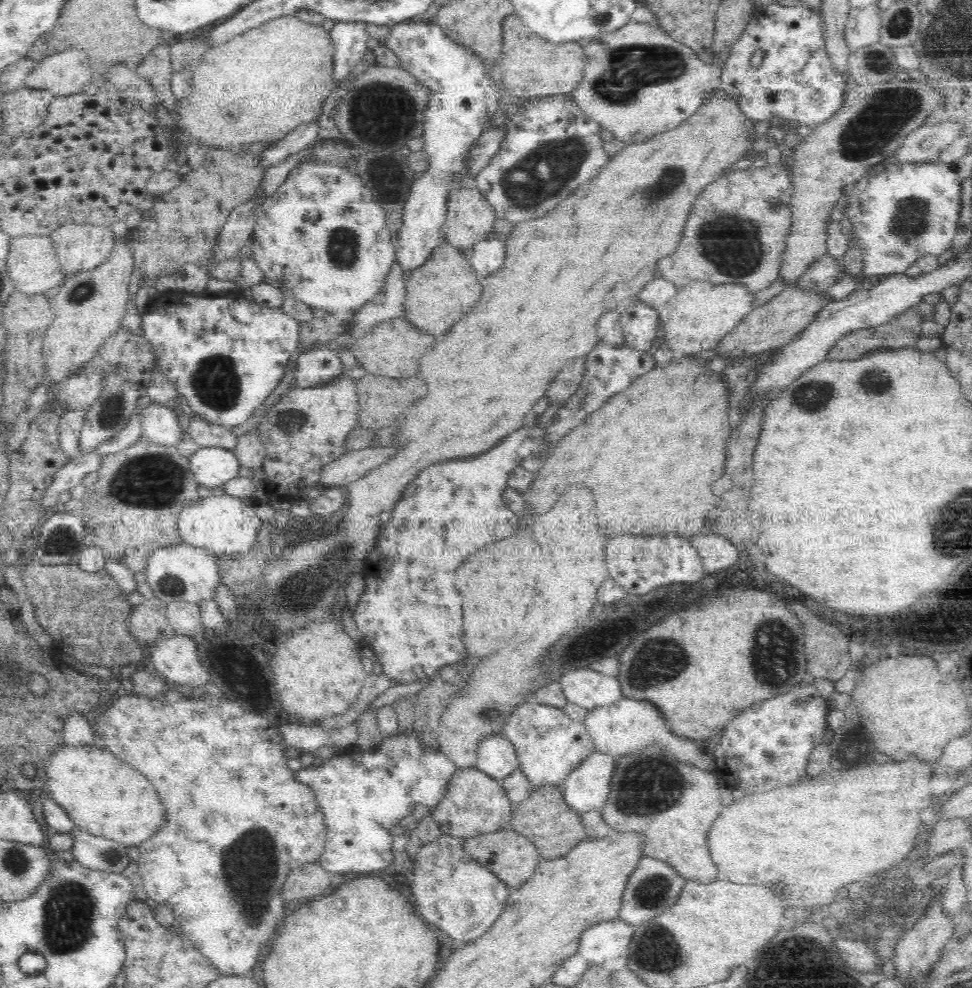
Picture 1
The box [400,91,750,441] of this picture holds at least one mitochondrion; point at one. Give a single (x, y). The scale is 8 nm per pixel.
(544, 174)

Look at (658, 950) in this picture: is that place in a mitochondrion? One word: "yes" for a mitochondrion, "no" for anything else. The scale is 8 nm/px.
yes

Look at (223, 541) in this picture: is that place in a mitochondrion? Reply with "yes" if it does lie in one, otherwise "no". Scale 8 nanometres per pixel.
no

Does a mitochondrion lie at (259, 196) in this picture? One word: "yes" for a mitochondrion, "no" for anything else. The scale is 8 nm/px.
no

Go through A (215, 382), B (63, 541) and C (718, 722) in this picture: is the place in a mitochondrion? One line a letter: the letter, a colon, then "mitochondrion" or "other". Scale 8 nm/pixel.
A: mitochondrion
B: mitochondrion
C: other

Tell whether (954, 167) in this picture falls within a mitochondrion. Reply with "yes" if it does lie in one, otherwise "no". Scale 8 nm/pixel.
no

